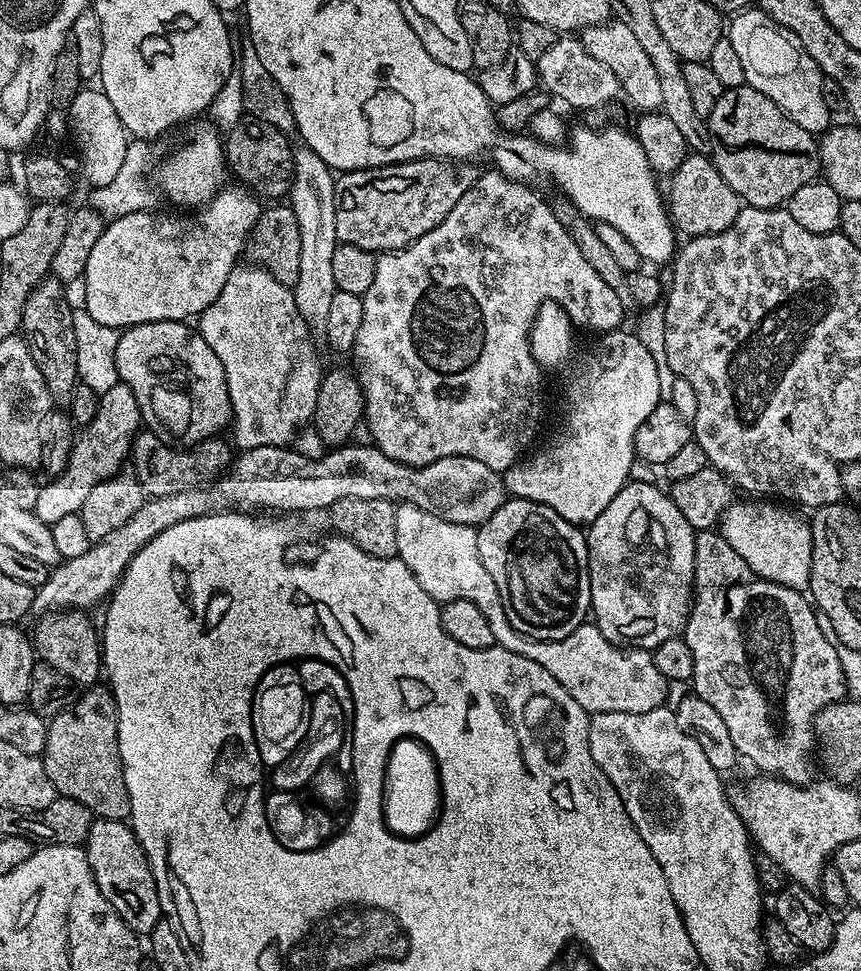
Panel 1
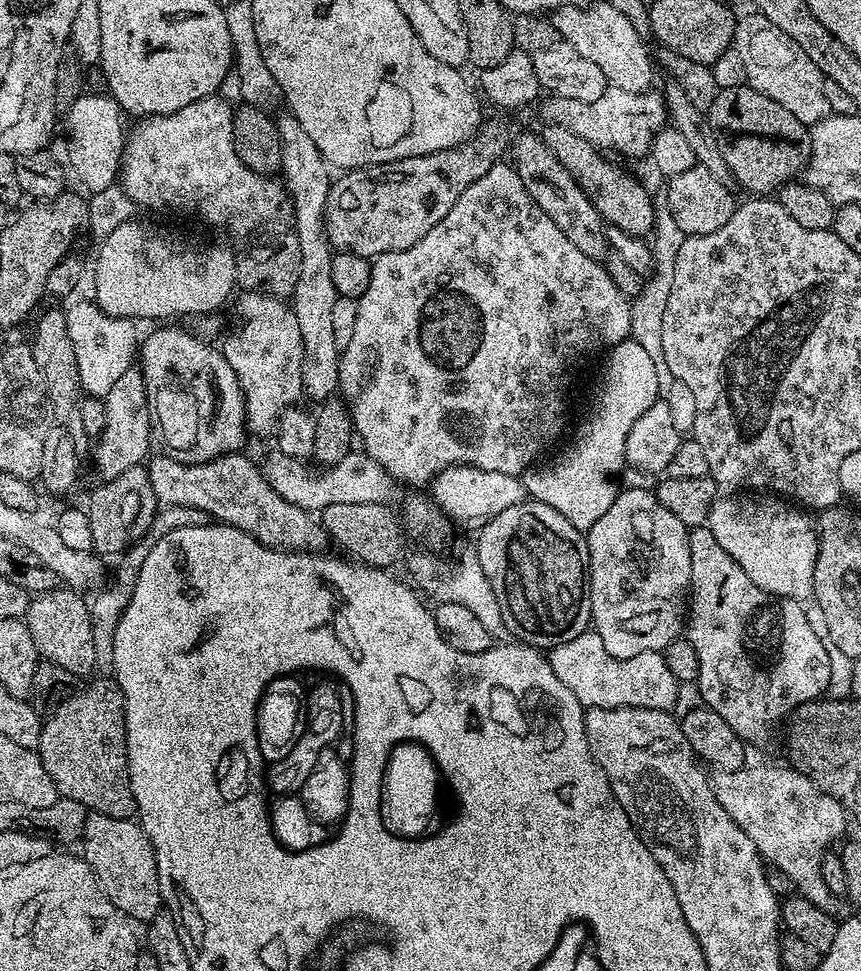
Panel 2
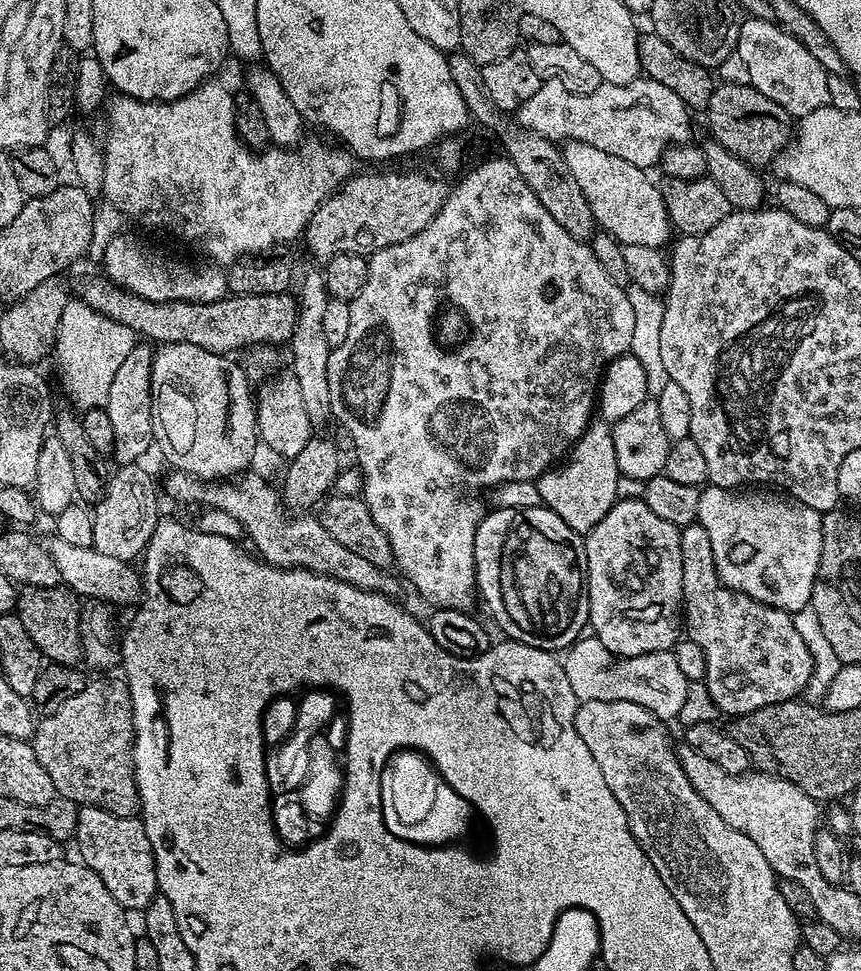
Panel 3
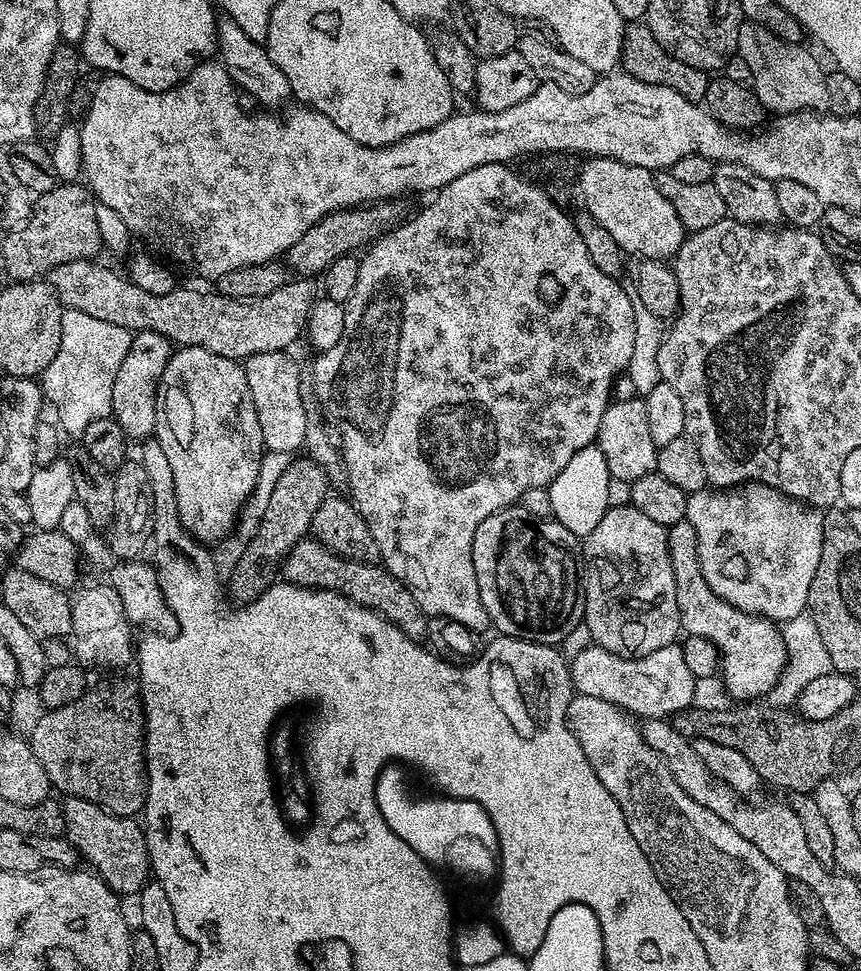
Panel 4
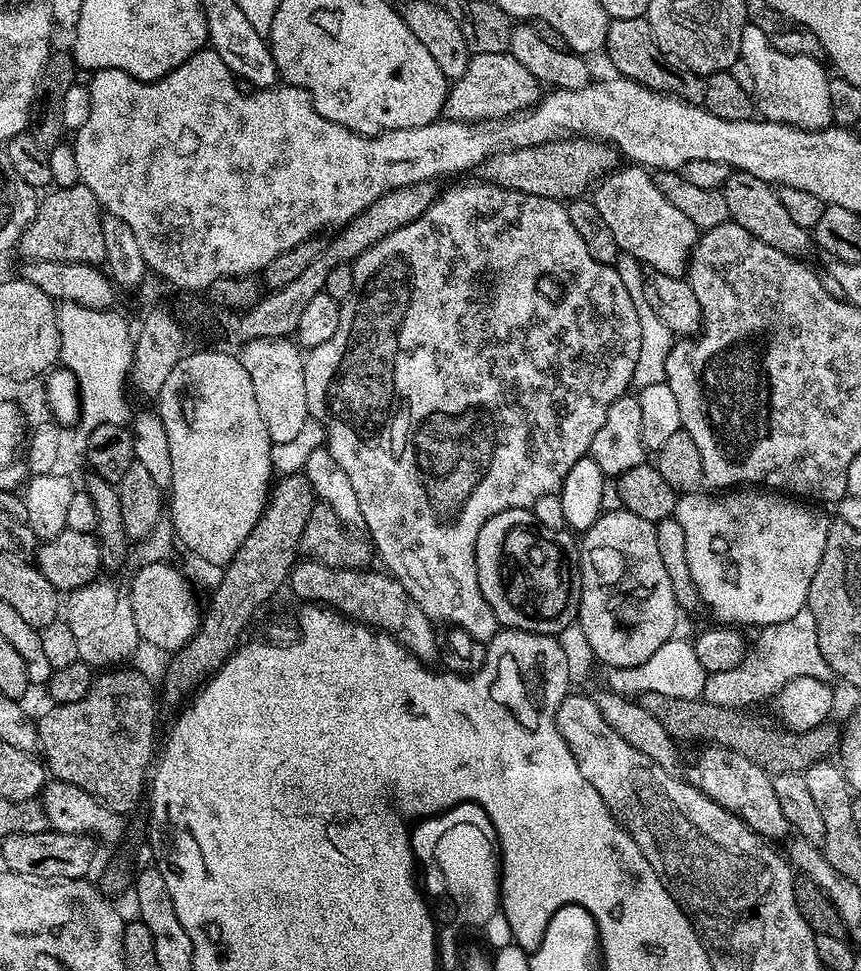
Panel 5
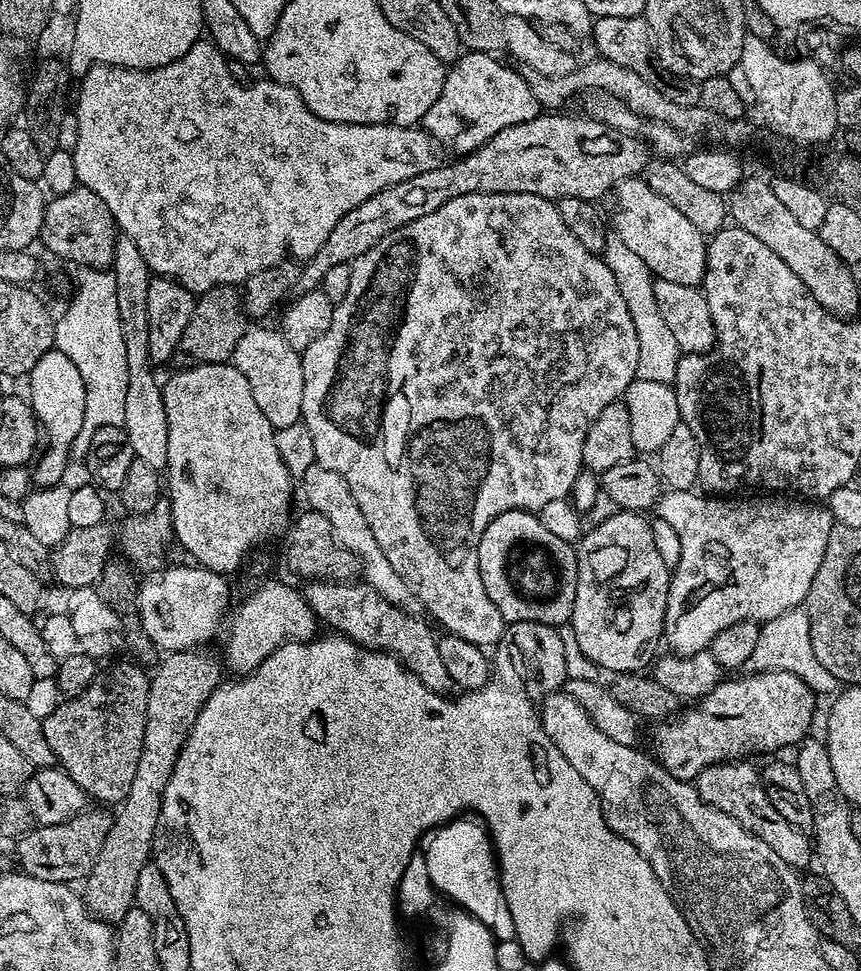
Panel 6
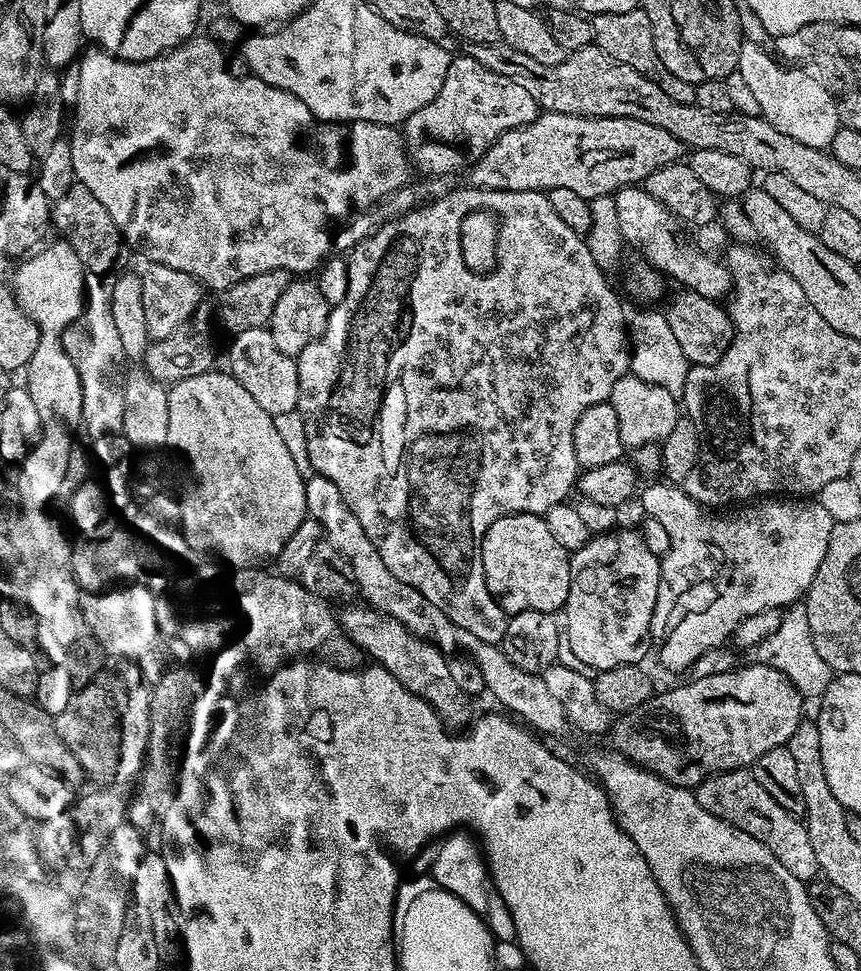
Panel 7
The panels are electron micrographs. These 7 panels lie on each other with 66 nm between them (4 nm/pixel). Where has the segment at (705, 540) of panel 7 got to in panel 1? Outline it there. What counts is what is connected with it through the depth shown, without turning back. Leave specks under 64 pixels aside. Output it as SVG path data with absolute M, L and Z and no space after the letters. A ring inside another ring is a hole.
M762 498L735 501L724 511L719 529L730 546L745 558L752 572L773 584L807 589L812 561L812 525L807 519L787 512L783 503Z

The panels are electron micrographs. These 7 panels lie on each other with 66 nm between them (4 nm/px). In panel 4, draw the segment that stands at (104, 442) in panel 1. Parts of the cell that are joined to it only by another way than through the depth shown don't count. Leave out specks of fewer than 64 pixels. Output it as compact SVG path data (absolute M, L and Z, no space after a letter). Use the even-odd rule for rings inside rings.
M137 332L132 337L126 358L118 368L117 378L114 380L112 408L112 416L122 426L129 441L144 442L156 431L160 383L173 351L172 341L157 332Z

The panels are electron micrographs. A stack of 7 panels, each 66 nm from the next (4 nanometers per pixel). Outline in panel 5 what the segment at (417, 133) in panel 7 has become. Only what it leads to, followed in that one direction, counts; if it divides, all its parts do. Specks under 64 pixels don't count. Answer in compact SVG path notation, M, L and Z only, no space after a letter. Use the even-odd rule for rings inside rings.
M511 52L498 54L472 54L466 72L451 81L448 97L444 103L443 115L450 120L467 120L479 122L482 120L507 120L517 112L527 112L535 106L542 95L542 85L539 80L514 58Z

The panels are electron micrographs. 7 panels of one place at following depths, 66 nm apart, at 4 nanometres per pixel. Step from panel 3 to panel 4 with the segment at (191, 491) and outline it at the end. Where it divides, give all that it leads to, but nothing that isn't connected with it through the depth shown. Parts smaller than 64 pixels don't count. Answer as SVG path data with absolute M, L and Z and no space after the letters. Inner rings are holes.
M305 538L296 543L283 562L282 576L287 583L297 584L303 588L331 588L334 592L341 592L346 598L350 598L362 606L379 612L387 620L398 625L407 636L420 638L428 631L429 617L425 616L424 611L418 606L414 594L410 594L410 590L398 577L390 574L387 568L381 566L379 563L367 564L366 562L358 562L345 556L339 556L337 552L330 551L325 544L321 544L315 538Z

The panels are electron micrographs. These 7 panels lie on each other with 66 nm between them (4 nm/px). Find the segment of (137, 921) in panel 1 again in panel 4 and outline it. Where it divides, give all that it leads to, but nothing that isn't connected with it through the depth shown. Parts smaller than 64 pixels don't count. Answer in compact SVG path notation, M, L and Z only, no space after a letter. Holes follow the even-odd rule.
M77 796L67 797L63 801L64 827L66 838L76 847L77 853L89 860L91 867L97 876L121 897L135 897L144 889L145 884L150 880L150 861L148 859L148 841L144 839L144 830L139 823L131 816L116 816L107 812L102 806L90 802L86 798Z

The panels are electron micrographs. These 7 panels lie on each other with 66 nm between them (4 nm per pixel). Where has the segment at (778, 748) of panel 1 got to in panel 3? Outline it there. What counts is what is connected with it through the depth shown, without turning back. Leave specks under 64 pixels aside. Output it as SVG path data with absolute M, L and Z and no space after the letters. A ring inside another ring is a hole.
M699 523L688 524L686 527L680 529L680 541L682 542L682 594L684 595L682 616L686 621L686 636L687 639L698 642L698 646L702 646L702 654L706 658L706 670L704 671L706 683L710 698L716 704L717 713L724 715L725 712L728 718L735 718L750 714L754 710L762 710L771 704L795 701L801 695L799 692L803 690L808 680L810 682L810 679L813 677L813 662L806 642L802 640L802 635L798 634L798 630L795 629L795 624L792 621L793 613L783 612L783 610L776 608L774 605L766 605L760 601L756 601L744 592L737 592L724 587L720 583L719 575L715 570L714 553L710 546L710 537Z

